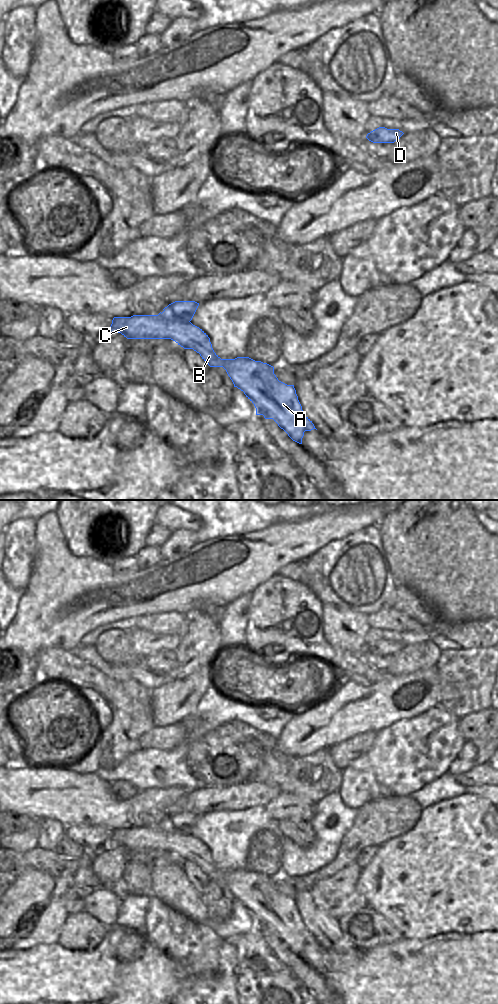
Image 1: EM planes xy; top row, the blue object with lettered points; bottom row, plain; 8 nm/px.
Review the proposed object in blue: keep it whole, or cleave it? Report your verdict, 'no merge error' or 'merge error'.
merge error

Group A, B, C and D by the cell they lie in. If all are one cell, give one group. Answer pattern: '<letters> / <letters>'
A B C / D

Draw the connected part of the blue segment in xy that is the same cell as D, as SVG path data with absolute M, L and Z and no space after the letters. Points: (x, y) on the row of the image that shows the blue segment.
M379 127L367 134L366 138L373 143L394 143L404 133L399 129Z

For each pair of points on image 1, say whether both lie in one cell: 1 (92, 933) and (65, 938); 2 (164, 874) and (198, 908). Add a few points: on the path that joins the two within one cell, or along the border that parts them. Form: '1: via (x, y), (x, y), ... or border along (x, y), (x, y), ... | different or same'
1: via (85, 933), (78, 933), (72, 937) | same
2: via (172, 882), (190, 900) | same

